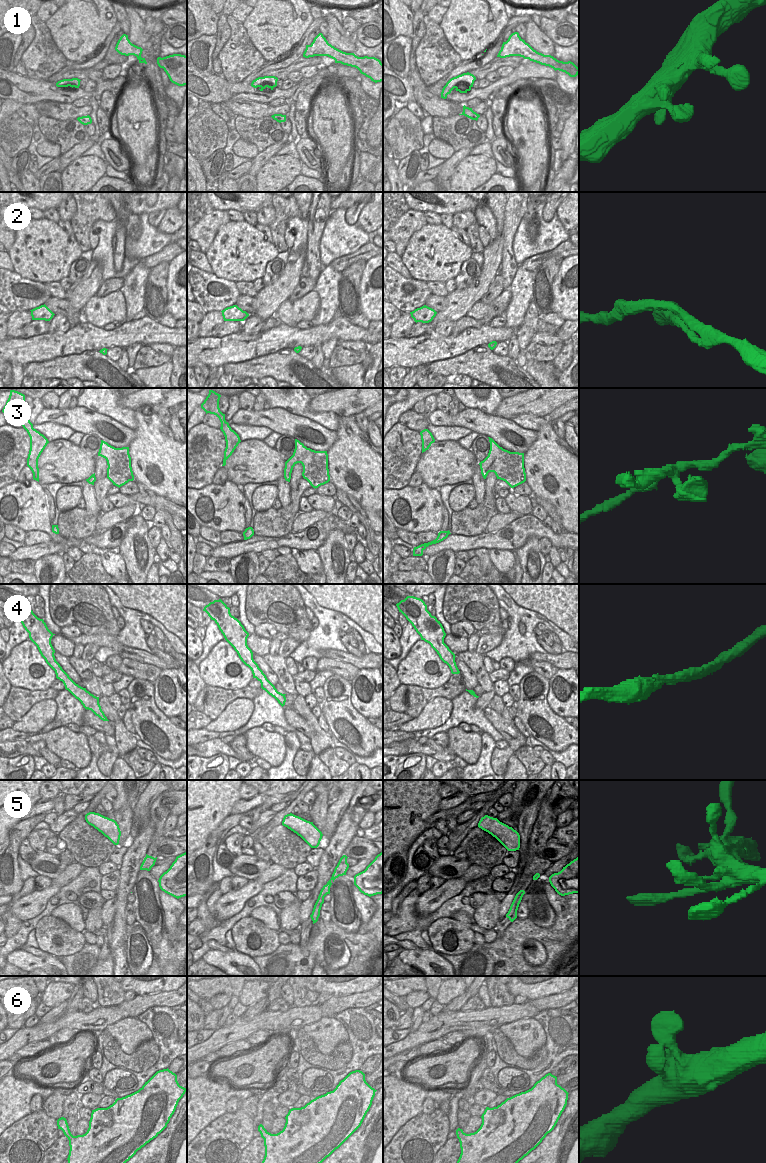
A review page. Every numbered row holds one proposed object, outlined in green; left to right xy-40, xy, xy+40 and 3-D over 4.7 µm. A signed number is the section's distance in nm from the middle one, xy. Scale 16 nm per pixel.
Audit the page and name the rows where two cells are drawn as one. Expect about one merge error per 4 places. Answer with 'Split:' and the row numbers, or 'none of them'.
Split: none of them

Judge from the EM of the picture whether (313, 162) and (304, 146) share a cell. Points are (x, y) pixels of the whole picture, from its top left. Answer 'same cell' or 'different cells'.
same cell

